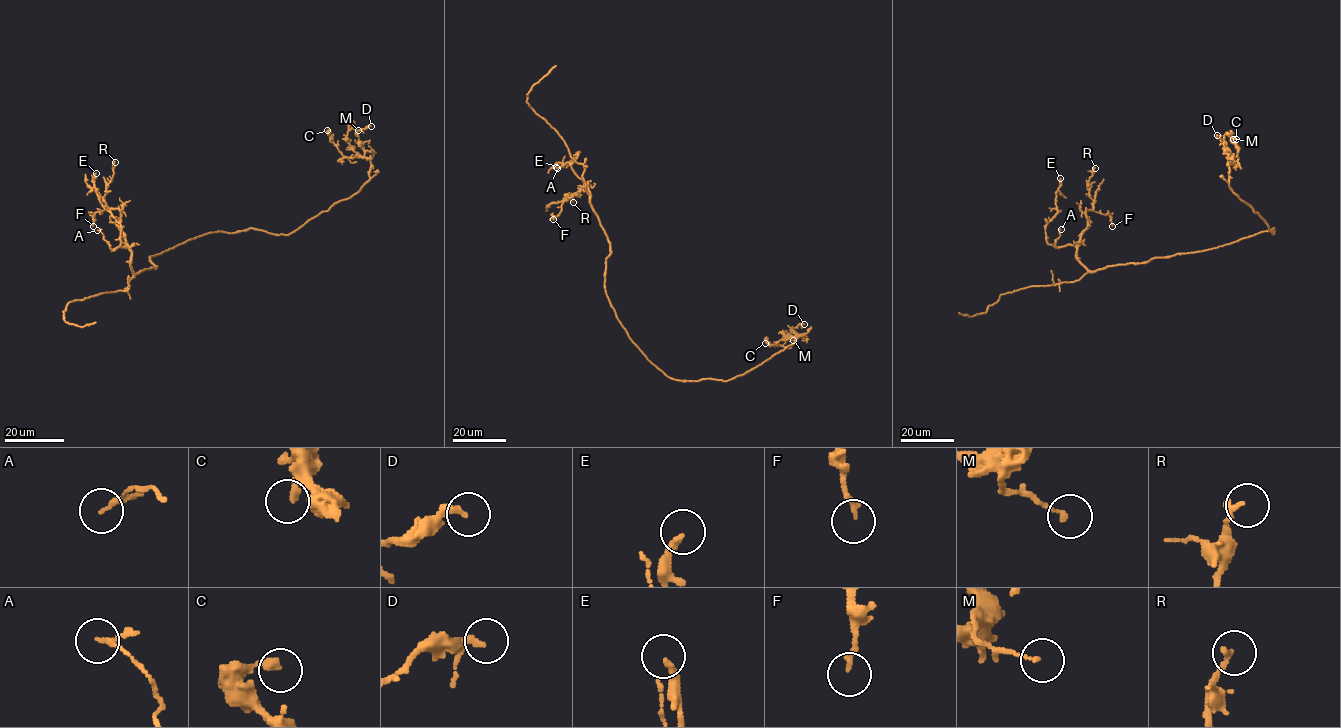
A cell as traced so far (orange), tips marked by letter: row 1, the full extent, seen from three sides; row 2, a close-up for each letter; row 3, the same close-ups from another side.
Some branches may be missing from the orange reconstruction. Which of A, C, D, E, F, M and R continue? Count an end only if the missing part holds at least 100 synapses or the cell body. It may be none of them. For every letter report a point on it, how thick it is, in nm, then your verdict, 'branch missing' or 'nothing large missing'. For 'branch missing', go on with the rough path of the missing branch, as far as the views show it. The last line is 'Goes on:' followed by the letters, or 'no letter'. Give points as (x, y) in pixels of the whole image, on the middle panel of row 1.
A: place (557, 168); calibre 120 nm; nothing large missing
C: place (765, 343); calibre 240 nm; nothing large missing
D: place (804, 324); calibre 240 nm; nothing large missing
E: place (556, 167); calibre 220 nm; nothing large missing
F: place (553, 219); calibre 150 nm; nothing large missing
M: place (793, 340); calibre 130 nm; nothing large missing
R: place (573, 202); calibre 180 nm; nothing large missing
Goes on: no letter

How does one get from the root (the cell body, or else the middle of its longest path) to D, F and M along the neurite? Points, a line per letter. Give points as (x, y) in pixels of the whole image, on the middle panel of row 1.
D: (621, 323), (642, 354), (669, 377), (694, 381), (728, 381), (743, 375), (804, 336), (792, 330), (804, 324)
F: (621, 323), (604, 285), (610, 241), (590, 202), (587, 183), (564, 201), (561, 211), (553, 219)
M: (621, 323), (649, 361), (679, 380), (728, 381), (804, 336), (787, 336), (783, 331), (793, 340)

